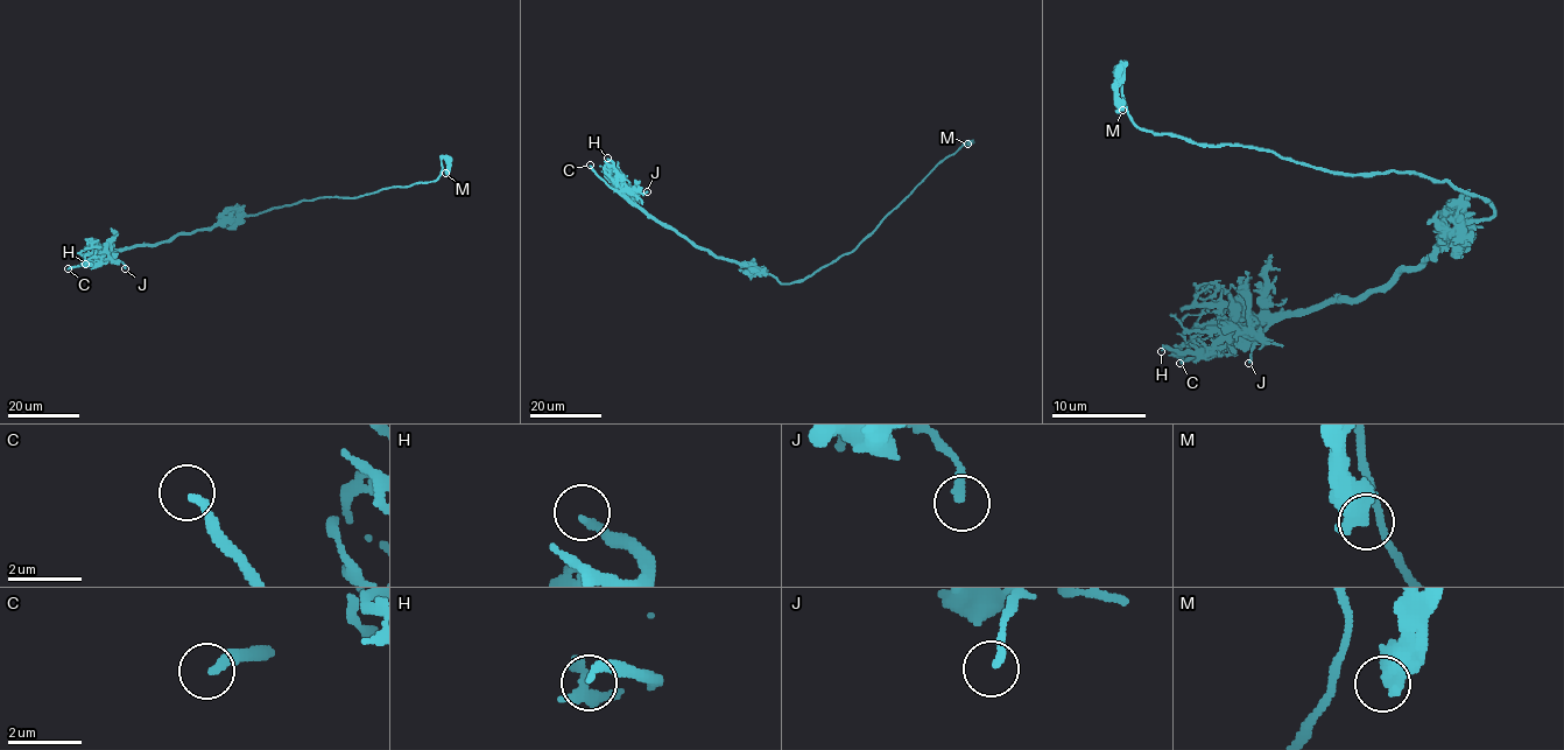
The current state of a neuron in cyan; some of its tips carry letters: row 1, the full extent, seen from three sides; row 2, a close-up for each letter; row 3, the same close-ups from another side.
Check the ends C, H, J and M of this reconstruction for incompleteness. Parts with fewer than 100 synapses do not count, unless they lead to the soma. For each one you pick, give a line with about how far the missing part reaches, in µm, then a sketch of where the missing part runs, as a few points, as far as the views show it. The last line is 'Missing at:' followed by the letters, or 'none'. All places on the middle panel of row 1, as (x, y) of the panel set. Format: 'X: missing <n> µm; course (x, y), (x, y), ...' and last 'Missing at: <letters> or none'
C: missing 50 µm; course (590, 165), (583, 160), (579, 165), (569, 208), (552, 209), (541, 226), (529, 228)
Missing at: C

